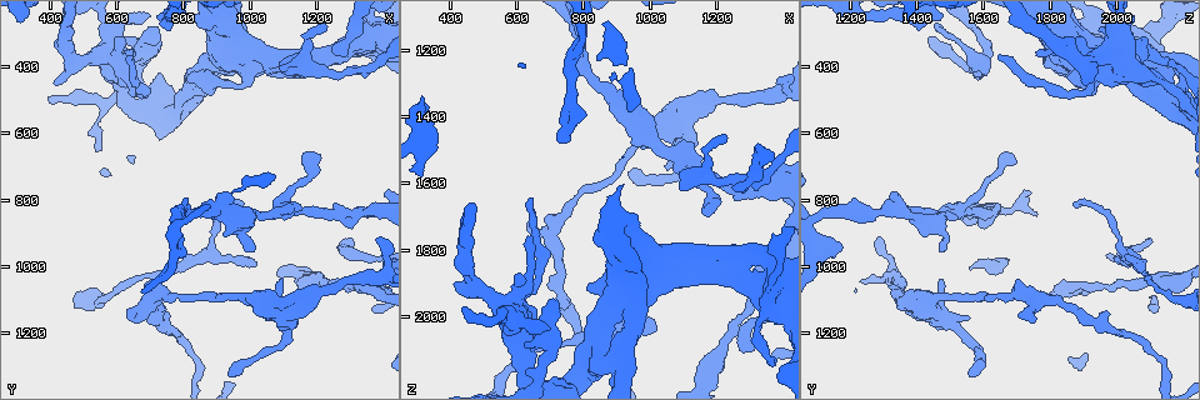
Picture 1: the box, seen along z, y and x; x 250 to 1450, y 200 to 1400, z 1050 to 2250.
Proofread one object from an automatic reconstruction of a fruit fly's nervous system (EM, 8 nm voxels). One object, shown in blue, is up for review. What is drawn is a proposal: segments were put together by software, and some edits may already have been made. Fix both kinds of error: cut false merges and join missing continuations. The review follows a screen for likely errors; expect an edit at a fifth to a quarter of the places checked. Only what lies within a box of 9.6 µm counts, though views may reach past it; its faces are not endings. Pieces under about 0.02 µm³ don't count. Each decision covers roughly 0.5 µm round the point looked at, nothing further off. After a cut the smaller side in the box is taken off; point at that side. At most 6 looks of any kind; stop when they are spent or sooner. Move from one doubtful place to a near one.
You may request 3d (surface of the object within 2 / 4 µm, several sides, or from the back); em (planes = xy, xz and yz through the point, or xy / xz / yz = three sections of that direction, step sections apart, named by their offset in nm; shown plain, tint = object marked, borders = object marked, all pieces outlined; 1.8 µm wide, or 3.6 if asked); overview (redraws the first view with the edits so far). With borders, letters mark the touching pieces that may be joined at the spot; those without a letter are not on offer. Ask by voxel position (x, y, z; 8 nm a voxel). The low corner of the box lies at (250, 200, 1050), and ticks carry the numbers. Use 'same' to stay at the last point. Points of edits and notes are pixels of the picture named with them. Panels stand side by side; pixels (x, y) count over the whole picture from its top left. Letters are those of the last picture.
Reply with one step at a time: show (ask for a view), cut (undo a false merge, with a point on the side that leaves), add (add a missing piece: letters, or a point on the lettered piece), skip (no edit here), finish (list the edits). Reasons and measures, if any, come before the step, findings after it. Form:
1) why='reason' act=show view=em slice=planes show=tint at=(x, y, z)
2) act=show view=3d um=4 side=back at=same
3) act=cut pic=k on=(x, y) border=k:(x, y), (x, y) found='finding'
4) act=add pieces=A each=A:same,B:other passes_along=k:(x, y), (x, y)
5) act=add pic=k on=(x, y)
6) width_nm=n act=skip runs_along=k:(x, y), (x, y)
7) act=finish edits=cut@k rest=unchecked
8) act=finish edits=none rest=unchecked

why='stops while still wide' act=show view=3d um=2 at=(1060, 1150, 1560)

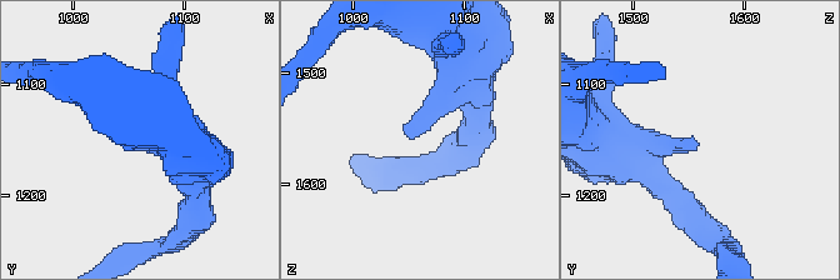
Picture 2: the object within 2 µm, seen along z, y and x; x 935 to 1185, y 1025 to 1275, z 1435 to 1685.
act=show view=em slice=planes show=borders at=(1052, 1154, 1558)

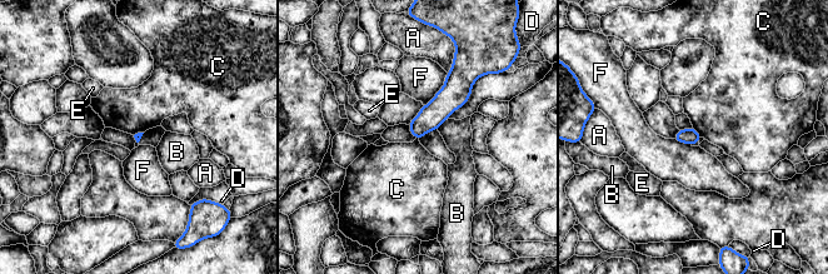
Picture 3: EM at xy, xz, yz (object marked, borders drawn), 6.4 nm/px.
act=skip each=A:other,B:other,C:other,D:other,E:other,F:other runs_along=3:(457, 73), (457, 90), (417, 134) found='no lettered piece goes on from it'

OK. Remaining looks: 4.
why='end of a long branch' act=show view=em slice=planes show=borders at=(1290, 370, 1630)

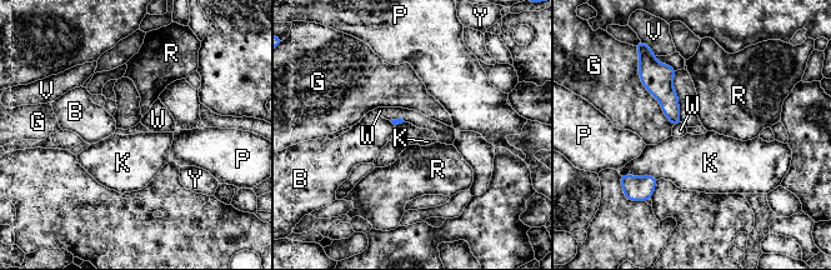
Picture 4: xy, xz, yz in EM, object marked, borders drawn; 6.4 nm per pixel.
act=skip each=B:other,G:other,K:other,P:other,R:other,V:other,W:other,Y:other border=4:(681, 123), (674, 126) found='no lettered piece goes on from it'

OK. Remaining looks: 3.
why='calibre changes' act=show view=em slice=planes show=tint at=(1400, 830, 1610)

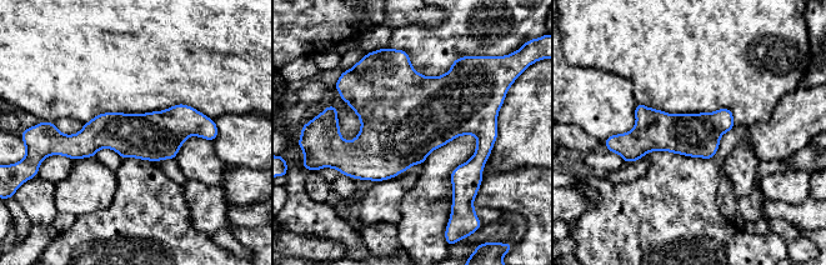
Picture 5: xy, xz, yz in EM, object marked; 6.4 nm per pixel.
act=show view=em slice=planes show=borders at=same

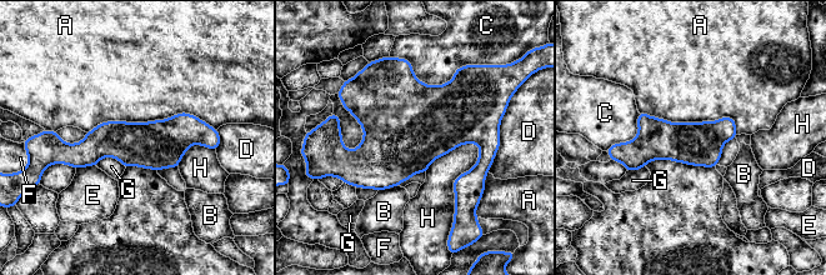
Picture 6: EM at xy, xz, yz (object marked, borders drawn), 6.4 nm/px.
width_nm=280 longest_contact=A:850nm act=skip each=A:other,B:other,C:other,D:other,E:other,F:other,G:other,H:other found='all the same neuron'

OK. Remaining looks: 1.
act=finish edits=none rest=unchecked

